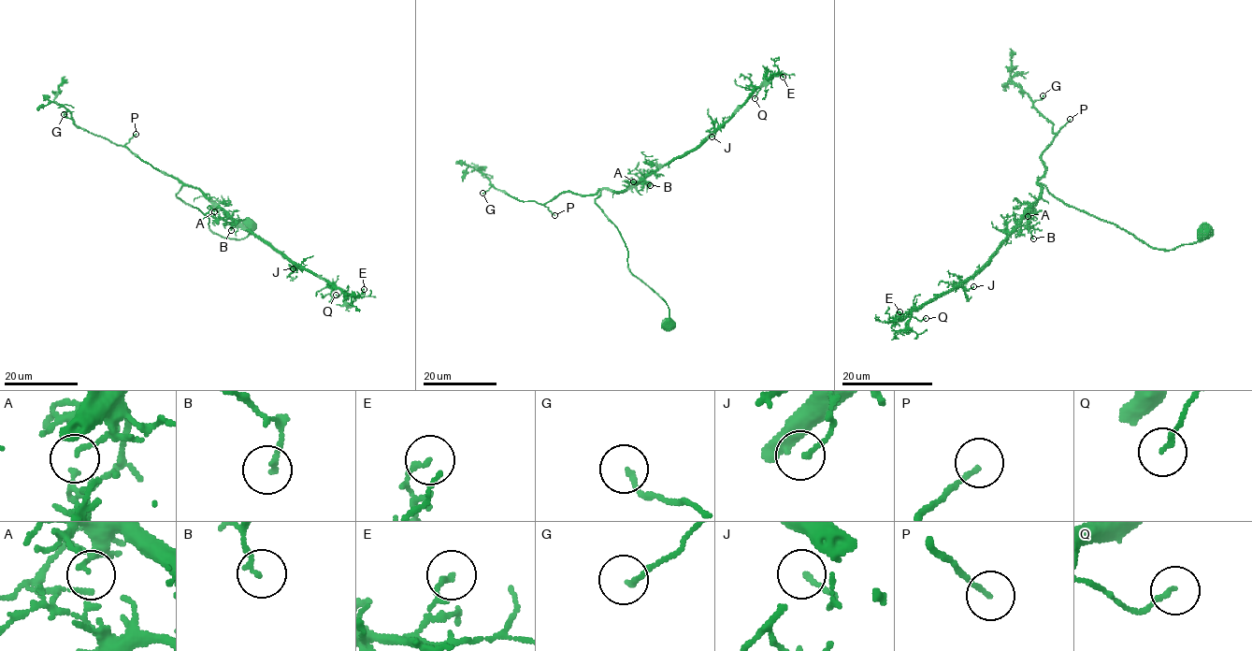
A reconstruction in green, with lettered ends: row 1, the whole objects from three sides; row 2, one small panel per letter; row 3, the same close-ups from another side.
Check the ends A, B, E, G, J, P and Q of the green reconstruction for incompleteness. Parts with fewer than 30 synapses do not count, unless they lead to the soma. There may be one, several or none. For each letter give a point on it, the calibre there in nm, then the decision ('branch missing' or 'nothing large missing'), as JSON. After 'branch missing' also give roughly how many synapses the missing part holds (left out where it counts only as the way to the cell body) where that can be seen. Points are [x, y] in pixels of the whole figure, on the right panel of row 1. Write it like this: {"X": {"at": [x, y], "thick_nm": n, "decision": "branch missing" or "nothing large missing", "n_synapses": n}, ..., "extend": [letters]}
{"A": {"at": [1028, 216], "thick_nm": 120, "decision": "nothing large missing"}, "B": {"at": [1033, 238], "thick_nm": 150, "decision": "nothing large missing"}, "E": {"at": [899, 311], "thick_nm": 160, "decision": "nothing large missing"}, "G": {"at": [1043, 95], "thick_nm": 150, "decision": "nothing large missing"}, "J": {"at": [973, 286], "thick_nm": 140, "decision": "nothing large missing"}, "P": {"at": [1070, 119], "thick_nm": 130, "decision": "nothing large missing"}, "Q": {"at": [926, 318], "thick_nm": 150, "decision": "nothing large missing"}, "extend": []}

